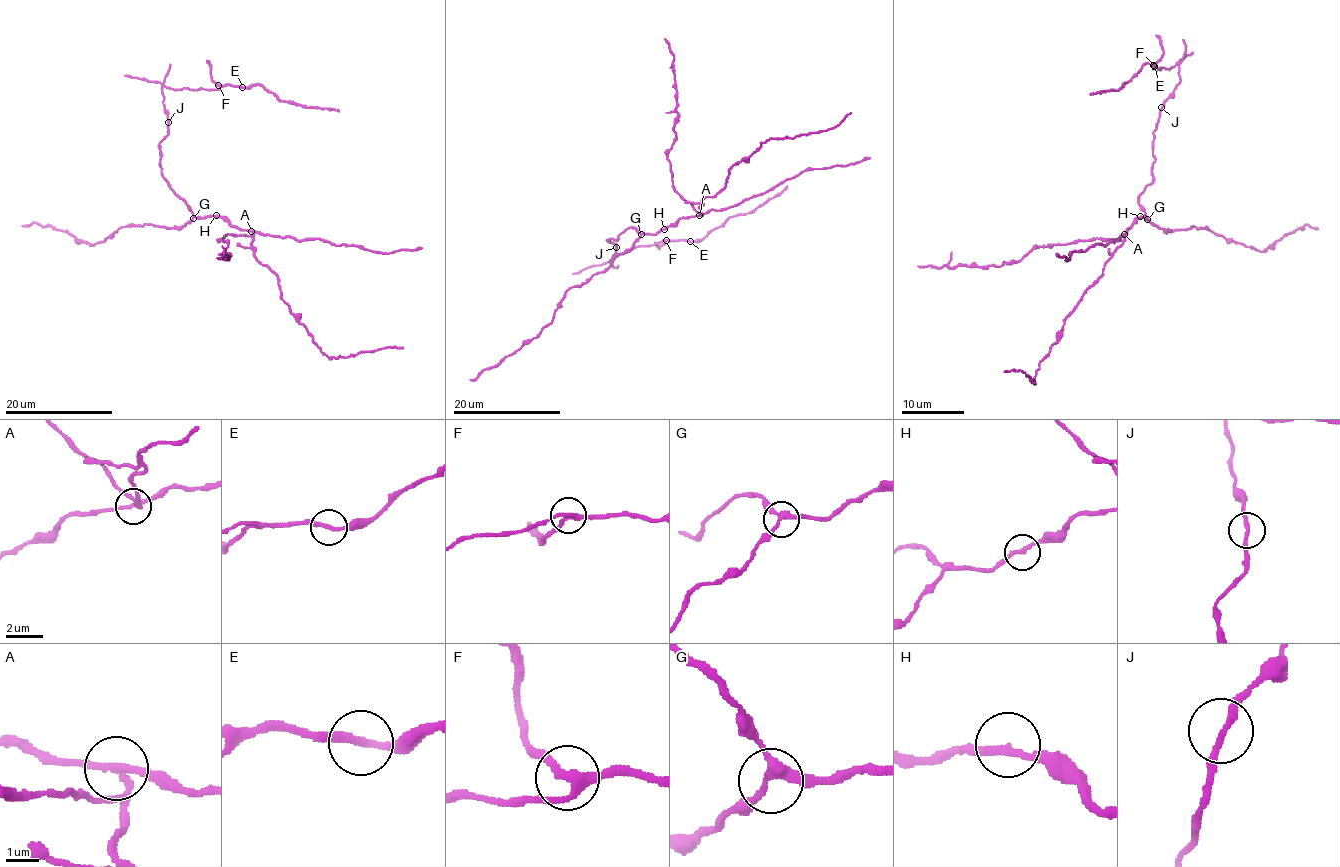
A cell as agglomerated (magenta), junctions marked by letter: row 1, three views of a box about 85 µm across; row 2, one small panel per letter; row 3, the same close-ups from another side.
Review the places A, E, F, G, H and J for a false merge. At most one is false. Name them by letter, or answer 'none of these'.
A

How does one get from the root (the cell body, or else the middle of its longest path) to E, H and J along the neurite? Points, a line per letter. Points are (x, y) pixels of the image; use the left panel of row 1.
E: (185, 203), (170, 188), (160, 166), (160, 142), (168, 133), (162, 87), (242, 87)
H: (185, 203), (197, 216), (216, 215)
J: (185, 203), (170, 188), (160, 166), (160, 142), (168, 133), (168, 122)

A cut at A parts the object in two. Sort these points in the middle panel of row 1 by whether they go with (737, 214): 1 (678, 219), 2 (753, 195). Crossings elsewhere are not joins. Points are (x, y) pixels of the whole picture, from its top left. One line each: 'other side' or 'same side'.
1: same side
2: same side

